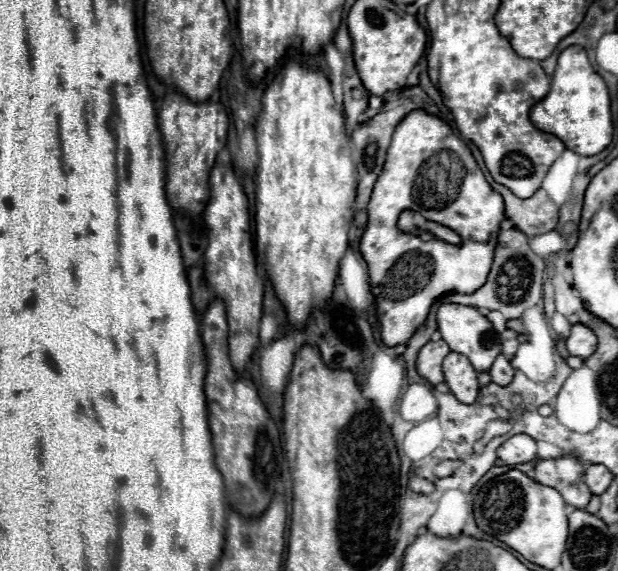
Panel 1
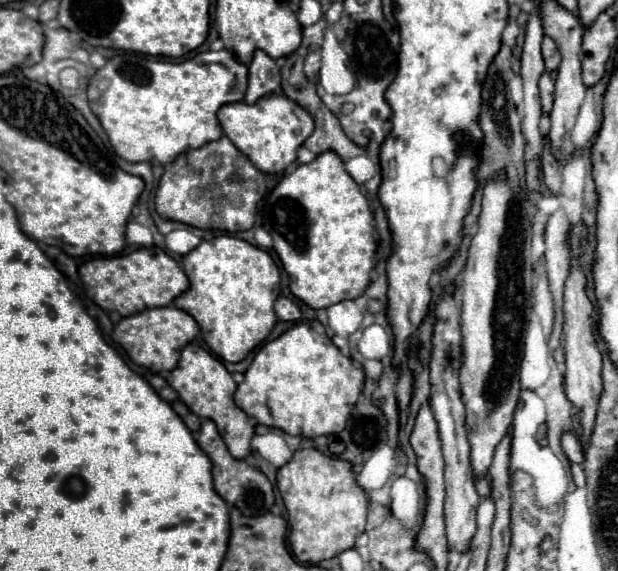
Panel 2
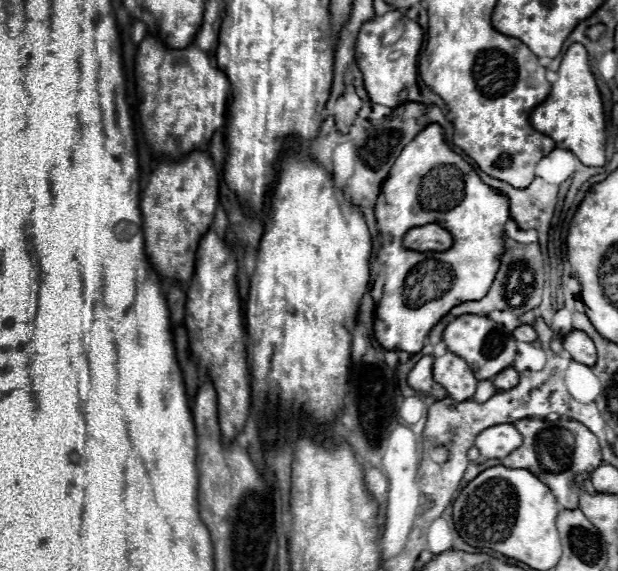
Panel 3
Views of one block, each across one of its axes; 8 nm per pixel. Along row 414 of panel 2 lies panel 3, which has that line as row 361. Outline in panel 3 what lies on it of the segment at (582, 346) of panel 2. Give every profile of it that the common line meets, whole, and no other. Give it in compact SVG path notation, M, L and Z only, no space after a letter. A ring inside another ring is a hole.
M572 330L570 334L564 336L562 346L566 352L570 352L572 360L580 360L582 364L588 364L588 366L596 364L596 348L586 332Z

